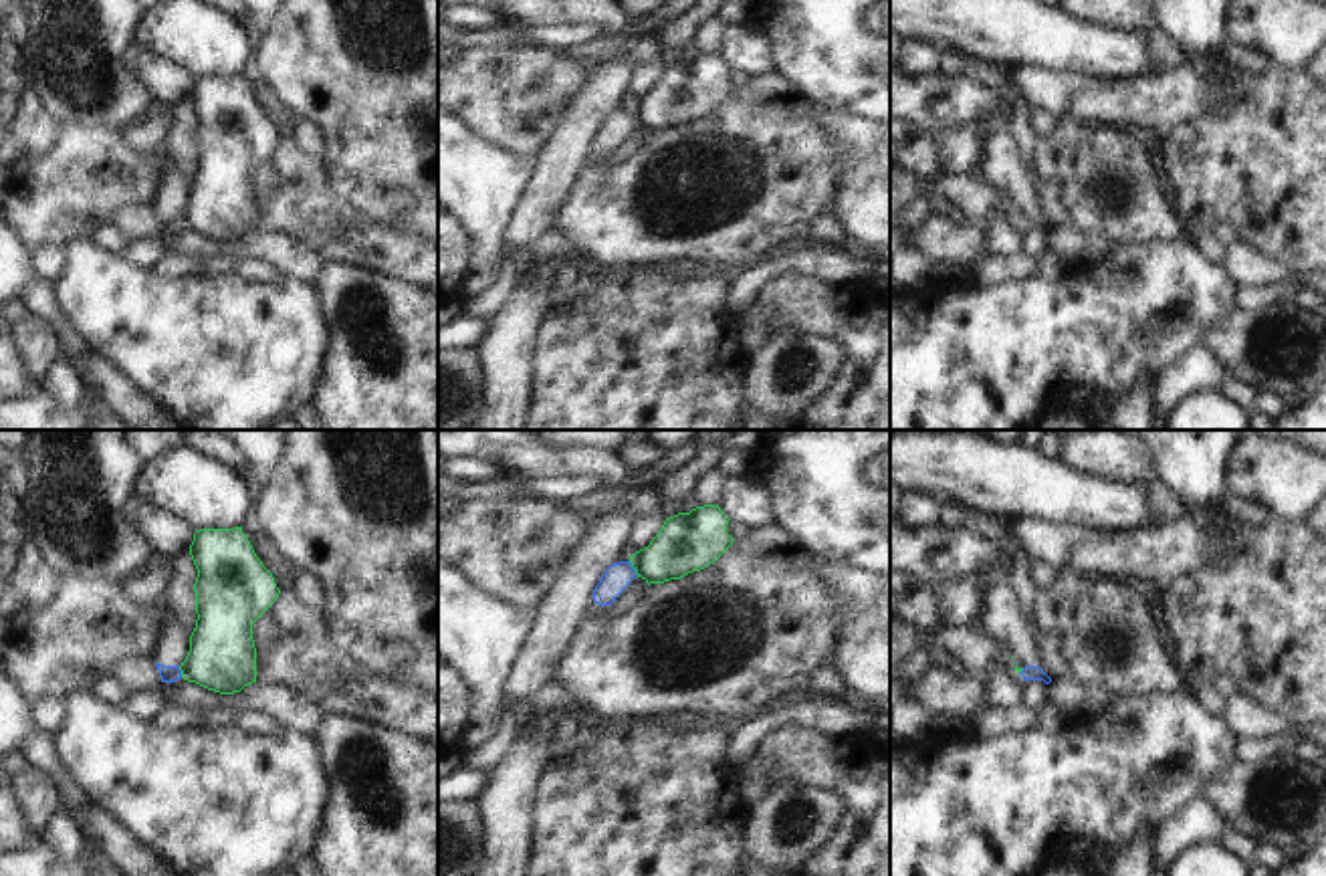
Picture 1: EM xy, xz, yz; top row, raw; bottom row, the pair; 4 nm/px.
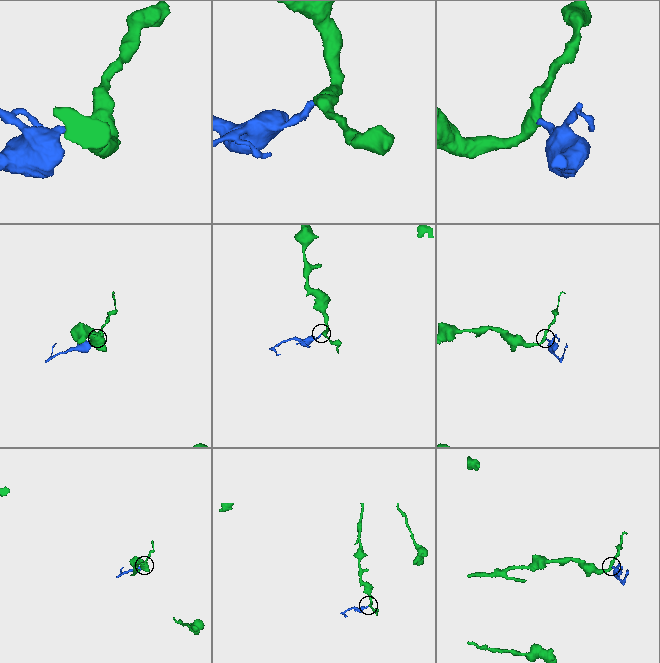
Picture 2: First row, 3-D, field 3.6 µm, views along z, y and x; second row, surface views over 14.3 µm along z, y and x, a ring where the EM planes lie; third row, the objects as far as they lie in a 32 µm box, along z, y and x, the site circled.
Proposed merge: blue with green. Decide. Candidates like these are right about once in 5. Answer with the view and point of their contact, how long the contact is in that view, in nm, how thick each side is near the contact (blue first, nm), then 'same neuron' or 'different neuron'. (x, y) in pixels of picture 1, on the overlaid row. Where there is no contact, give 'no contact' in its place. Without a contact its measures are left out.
xz (632, 568) | 70 nm | 110/240 nm | different neuron

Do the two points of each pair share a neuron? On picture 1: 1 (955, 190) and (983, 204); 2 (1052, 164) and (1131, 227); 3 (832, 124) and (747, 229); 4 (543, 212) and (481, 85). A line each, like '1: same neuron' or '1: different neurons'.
1: same neuron
2: same neuron
3: different neurons
4: different neurons

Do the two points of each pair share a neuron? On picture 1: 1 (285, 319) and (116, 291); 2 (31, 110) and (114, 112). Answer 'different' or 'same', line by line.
1: same
2: different

